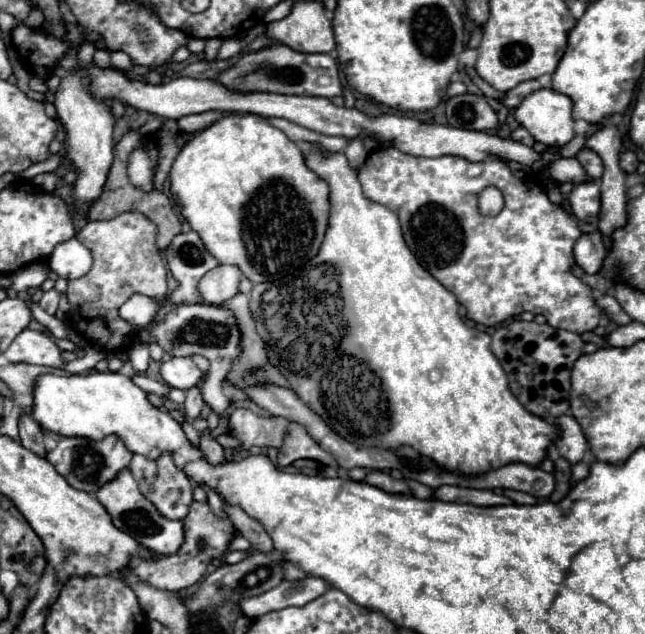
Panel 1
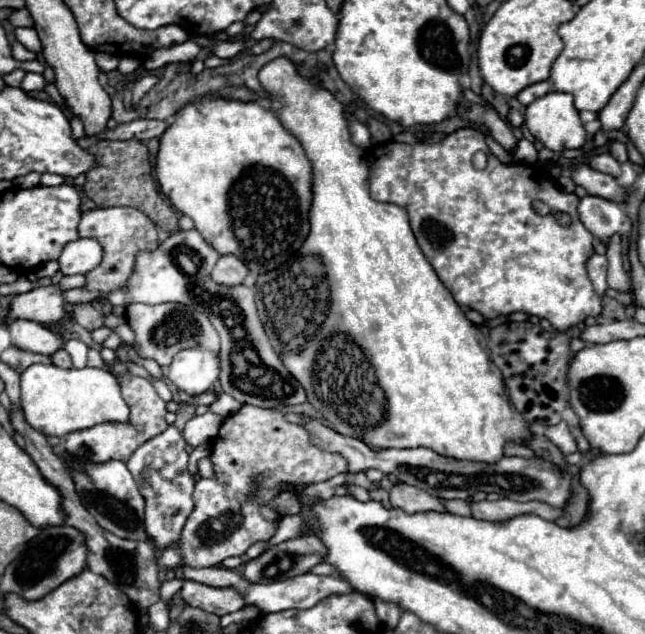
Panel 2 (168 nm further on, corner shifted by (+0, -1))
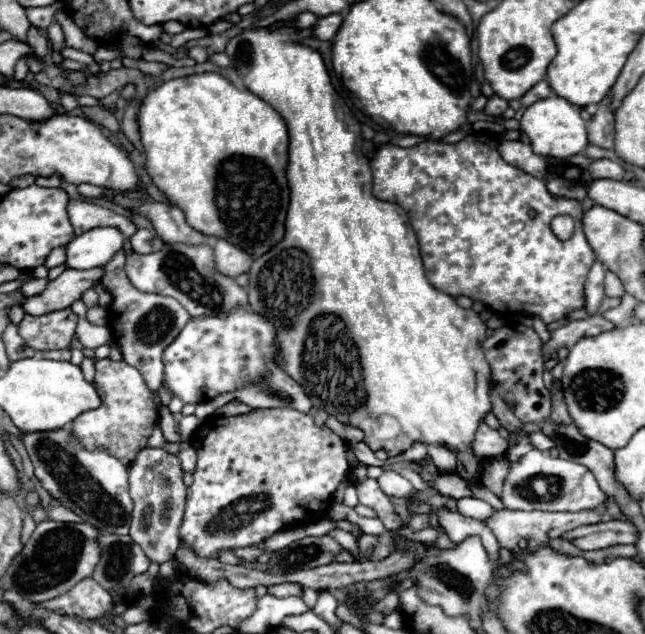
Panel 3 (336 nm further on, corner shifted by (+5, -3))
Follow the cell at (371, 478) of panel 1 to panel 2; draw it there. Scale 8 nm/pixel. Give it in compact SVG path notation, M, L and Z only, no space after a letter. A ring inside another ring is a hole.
M395 484L389 492L391 496L391 506L399 506L407 514L417 514L417 512L447 512L443 502L435 498L433 494L423 494L423 490L415 490L415 486L409 484Z

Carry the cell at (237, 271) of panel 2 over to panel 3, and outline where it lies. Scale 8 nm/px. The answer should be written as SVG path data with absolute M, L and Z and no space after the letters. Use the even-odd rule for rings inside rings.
M218 240L214 244L214 260L216 260L218 272L222 272L222 276L230 276L230 278L236 278L236 276L248 272L252 266L250 254L242 252L240 248L232 246L226 240Z

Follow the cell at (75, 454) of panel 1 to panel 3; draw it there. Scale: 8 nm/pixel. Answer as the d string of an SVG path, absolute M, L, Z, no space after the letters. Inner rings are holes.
M110 358L96 360L94 386L102 396L102 406L78 416L78 420L72 422L72 434L80 440L84 448L104 448L106 452L116 456L124 466L130 466L134 456L142 448L146 448L154 422L158 420L158 410L154 406L152 392L134 366L126 364L124 360L116 362Z

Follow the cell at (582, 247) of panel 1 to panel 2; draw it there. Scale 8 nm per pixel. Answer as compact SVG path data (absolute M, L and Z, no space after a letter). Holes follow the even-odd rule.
M593 254L587 262L587 272L589 272L589 278L593 282L595 292L599 296L603 296L605 290L607 290L607 258Z

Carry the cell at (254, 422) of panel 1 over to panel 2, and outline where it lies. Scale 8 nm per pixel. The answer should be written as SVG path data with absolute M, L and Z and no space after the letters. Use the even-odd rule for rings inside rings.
M249 404L225 418L211 442L209 458L215 476L197 480L195 510L181 532L181 546L173 544L161 554L161 568L175 570L183 564L193 568L219 566L229 556L241 556L251 544L269 540L275 534L277 526L265 520L259 508L269 506L287 484L311 486L347 472L347 460L341 454L317 448L307 430L287 422L283 412Z

